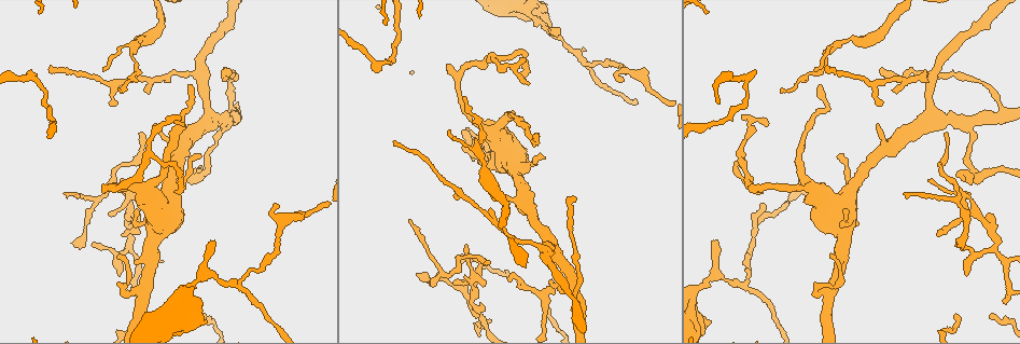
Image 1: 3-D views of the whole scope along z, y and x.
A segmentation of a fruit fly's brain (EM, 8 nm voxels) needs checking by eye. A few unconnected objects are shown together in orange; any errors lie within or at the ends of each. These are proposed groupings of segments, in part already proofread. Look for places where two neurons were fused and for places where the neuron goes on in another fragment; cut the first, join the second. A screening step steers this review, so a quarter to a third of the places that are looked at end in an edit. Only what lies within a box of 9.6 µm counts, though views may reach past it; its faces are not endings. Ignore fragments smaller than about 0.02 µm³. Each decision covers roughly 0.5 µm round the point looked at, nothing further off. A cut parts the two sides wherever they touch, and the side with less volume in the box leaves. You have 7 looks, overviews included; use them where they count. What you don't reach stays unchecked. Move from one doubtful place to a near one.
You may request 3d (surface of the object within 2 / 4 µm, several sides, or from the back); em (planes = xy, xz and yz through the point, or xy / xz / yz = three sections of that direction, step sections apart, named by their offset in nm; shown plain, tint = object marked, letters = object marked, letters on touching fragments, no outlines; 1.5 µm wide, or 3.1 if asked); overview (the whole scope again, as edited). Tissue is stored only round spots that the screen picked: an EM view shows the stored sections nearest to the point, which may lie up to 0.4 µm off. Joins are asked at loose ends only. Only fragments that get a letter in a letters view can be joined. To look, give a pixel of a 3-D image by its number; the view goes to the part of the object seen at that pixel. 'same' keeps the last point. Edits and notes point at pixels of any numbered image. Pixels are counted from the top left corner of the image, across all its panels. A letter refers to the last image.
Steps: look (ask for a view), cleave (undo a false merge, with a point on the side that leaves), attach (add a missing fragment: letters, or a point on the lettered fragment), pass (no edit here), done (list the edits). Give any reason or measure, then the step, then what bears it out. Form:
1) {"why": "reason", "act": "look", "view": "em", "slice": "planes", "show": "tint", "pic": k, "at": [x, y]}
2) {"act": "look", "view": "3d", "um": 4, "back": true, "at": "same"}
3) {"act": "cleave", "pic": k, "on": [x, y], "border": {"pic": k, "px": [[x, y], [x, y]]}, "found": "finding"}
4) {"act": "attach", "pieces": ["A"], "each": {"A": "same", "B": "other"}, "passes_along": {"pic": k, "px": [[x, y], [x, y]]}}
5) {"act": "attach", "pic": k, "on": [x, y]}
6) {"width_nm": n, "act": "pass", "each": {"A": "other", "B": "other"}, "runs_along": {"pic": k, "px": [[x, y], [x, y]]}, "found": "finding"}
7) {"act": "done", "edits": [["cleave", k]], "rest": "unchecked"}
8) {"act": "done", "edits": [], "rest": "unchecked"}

{"why": "tapers out", "act": "look", "view": "em", "slice": "xz", "step": 8, "show": "letters", "pic": 1, "at": [621, 82]}

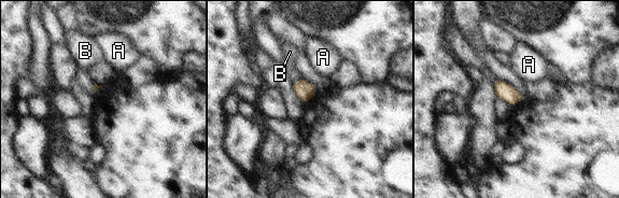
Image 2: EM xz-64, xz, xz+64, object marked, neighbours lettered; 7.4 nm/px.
{"why": "another direction", "act": "look", "view": "em", "slice": "planes", "show": "letters", "at": "same"}

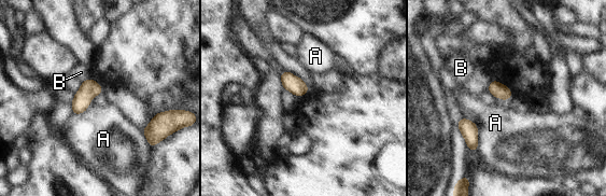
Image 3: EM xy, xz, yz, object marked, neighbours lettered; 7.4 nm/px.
{"act": "pass", "each": {"A": "other", "B": "other"}, "border": {"pic": 3, "px": [[464, 116], [477, 126], [477, 150]]}, "found": "no lettered fragment goes on from it"}

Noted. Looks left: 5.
{"why": "free end", "act": "look", "view": "3d", "um": 4, "pic": 1, "at": [559, 34]}

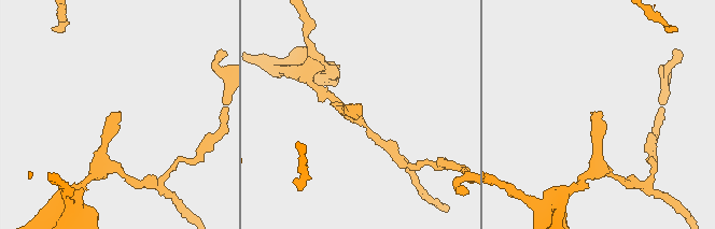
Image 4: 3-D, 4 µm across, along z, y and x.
{"why": "shape alone is not enough", "act": "look", "view": "em", "slice": "xz", "step": 4, "show": "tint", "pic": 4, "at": [361, 114]}

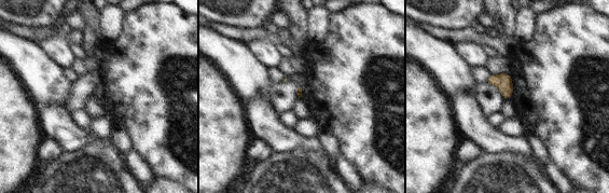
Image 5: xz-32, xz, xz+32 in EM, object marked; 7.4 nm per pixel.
{"act": "look", "view": "em", "slice": "planes", "show": "letters", "at": "same"}

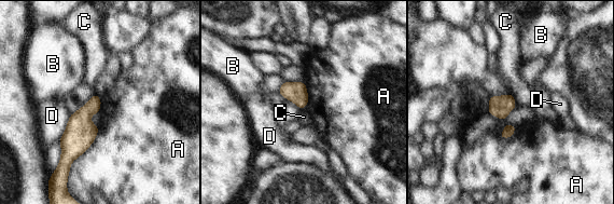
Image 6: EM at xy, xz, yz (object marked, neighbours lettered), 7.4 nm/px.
{"longest_contact_nm": ["A", 420], "act": "pass", "each": {"A": "other", "B": "other", "C": "other", "D": "other"}, "border": {"pic": 6, "px": [[97, 125], [94, 141], [68, 173]]}, "found": "no lettered fragment goes on from it"}

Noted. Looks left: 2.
{"why": "an open end", "act": "look", "view": "em", "slice": "xz", "step": 8, "show": "letters", "pic": 1, "at": [831, 256]}

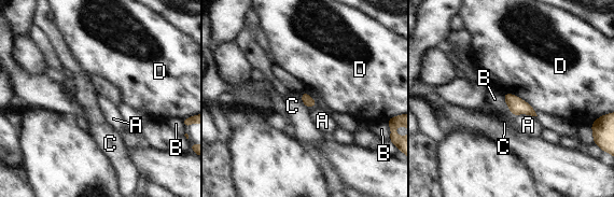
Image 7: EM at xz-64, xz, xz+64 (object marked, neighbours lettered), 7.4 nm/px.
{"act": "pass", "each": {"A": "other", "B": "other", "C": "other", "D": "other"}, "border": {"pic": 7, "px": [[504, 92], [524, 99], [538, 115]]}, "found": "none of them fits"}

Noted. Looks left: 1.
{"act": "done", "edits": [], "rest": "unchecked"}

